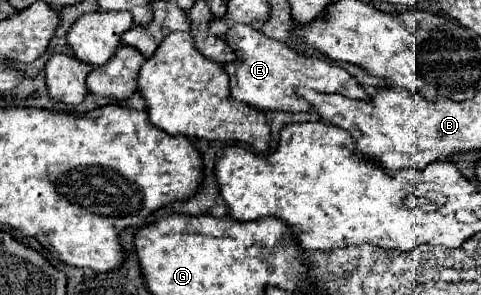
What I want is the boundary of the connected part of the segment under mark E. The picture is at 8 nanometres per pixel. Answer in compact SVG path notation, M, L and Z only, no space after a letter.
M252 25L232 27L232 31L226 37L226 43L238 55L236 67L234 67L234 63L224 65L224 69L228 71L228 75L232 79L232 83L230 83L232 99L252 105L260 111L266 111L266 109L292 111L292 113L310 111L312 109L310 103L296 93L296 89L300 89L300 87L314 89L318 93L342 93L344 97L350 97L350 99L362 99L362 101L370 99L366 89L346 69L342 69L330 61L322 61L318 57L296 53L286 43L266 37L264 33L256 31Z

